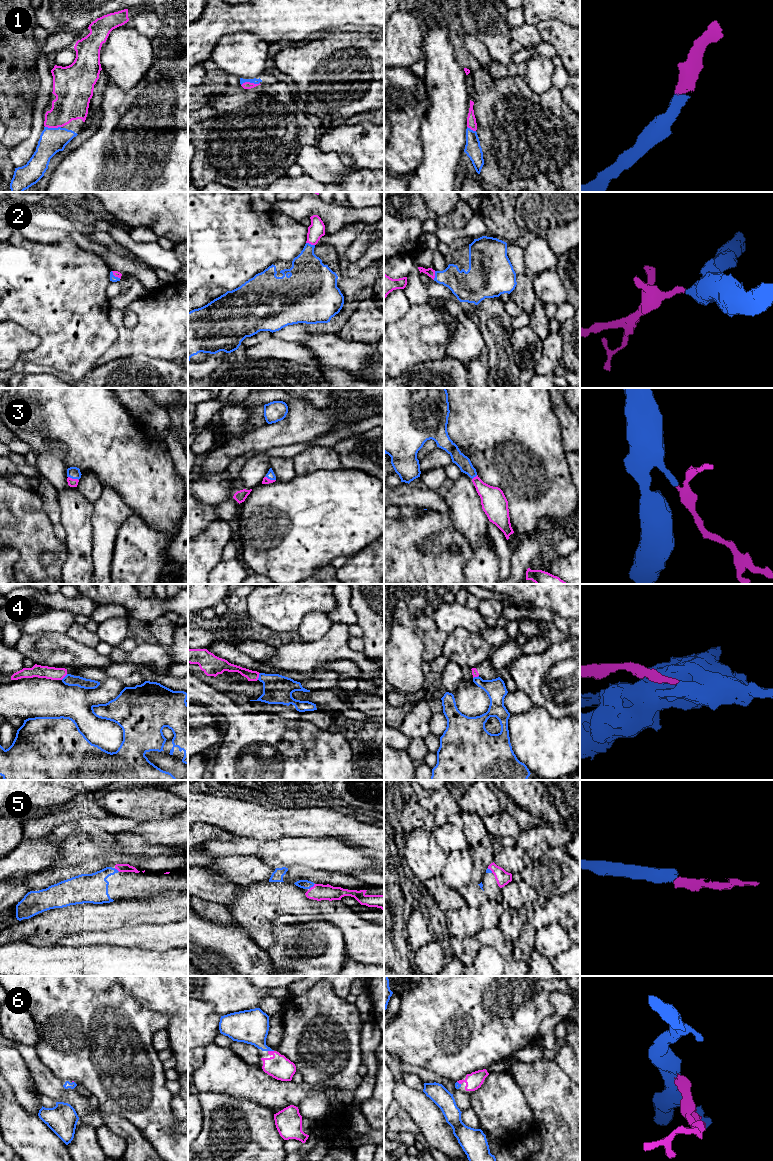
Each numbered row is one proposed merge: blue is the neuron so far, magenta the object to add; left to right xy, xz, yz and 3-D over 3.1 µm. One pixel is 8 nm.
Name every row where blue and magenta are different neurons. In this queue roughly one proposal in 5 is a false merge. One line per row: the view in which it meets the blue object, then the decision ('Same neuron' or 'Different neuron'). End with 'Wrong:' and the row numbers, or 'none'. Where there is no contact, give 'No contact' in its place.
1: Touches blue in xz. Same neuron
2: Touches blue in xz. Same neuron
3: Touches blue in xy. Same neuron
4: Touches blue in xz. Different neuron
5: Touches blue in xz. Same neuron
6: Touches blue in xz. Same neuron
Wrong: 4

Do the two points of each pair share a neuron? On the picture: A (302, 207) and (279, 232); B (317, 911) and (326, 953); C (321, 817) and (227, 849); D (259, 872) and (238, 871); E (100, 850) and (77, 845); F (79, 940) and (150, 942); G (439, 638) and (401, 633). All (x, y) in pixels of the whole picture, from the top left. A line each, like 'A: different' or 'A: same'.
A: different
B: different
C: different
D: same
E: same
F: same
G: different

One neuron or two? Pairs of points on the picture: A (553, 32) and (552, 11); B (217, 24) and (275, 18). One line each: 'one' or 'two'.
A: two
B: one

